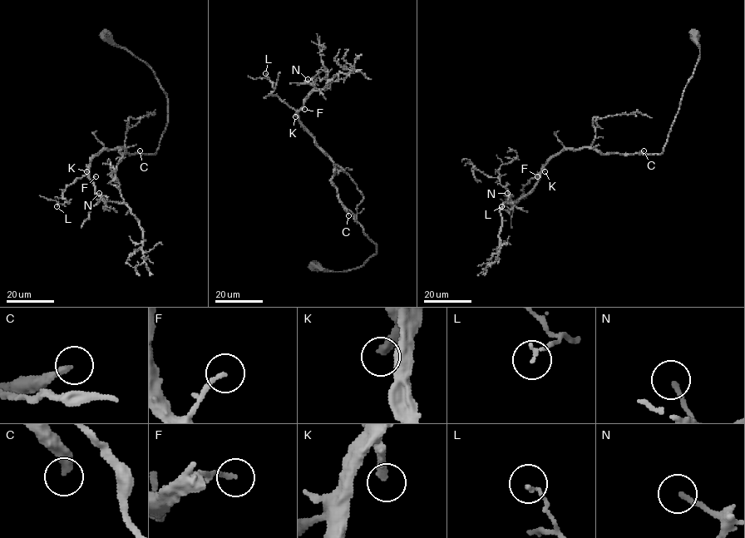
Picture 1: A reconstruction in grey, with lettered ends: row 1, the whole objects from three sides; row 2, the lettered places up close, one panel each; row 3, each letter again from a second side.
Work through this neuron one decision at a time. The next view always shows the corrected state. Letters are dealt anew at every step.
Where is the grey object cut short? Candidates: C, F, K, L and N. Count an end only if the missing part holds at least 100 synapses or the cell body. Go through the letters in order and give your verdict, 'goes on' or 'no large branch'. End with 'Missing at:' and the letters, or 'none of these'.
C: goes on
F: no large branch
K: no large branch
L: no large branch
N: no large branch
Missing at: C

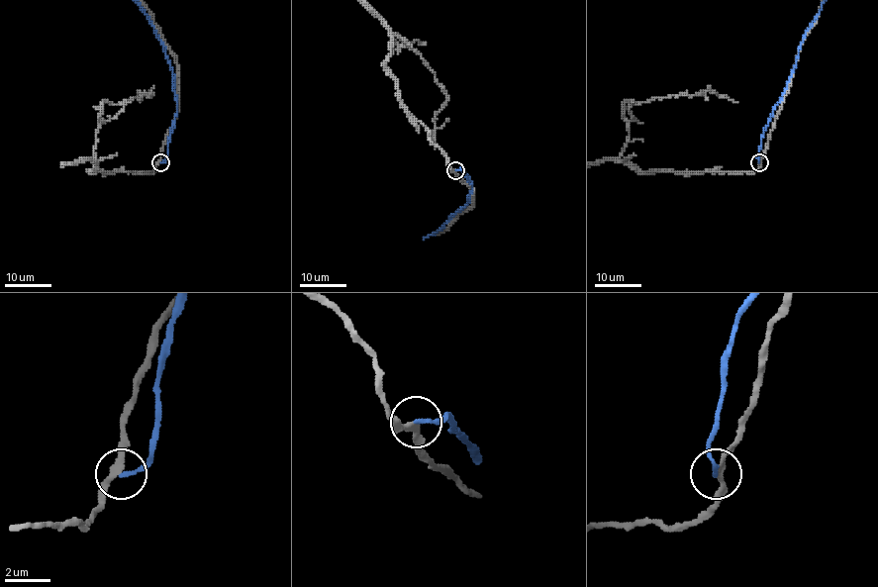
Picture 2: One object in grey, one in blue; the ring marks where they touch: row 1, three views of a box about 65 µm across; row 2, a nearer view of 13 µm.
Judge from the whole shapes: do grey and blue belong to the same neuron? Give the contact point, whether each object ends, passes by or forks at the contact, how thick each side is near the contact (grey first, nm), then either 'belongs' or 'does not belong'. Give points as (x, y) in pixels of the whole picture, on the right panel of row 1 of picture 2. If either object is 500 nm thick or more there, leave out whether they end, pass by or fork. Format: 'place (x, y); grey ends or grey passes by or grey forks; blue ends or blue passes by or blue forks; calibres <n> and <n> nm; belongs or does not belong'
place (759, 162); grey passes by; blue ends; calibres 200 and 150 nm; does not belong

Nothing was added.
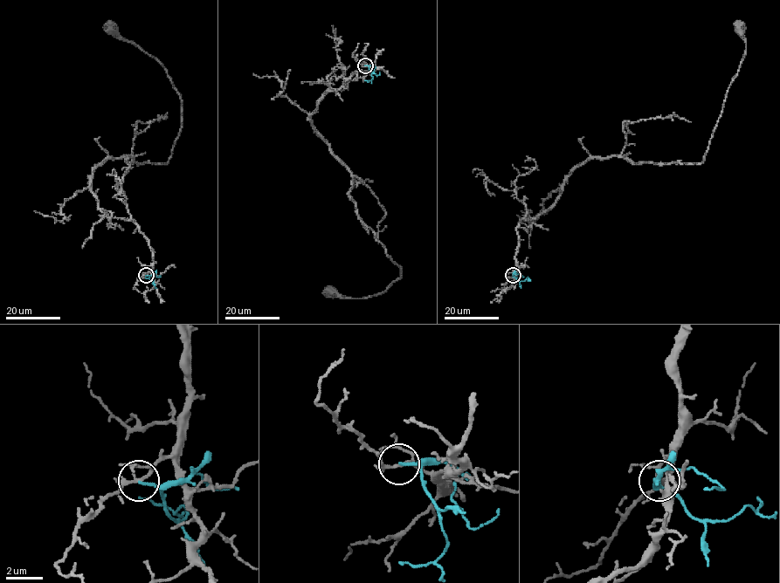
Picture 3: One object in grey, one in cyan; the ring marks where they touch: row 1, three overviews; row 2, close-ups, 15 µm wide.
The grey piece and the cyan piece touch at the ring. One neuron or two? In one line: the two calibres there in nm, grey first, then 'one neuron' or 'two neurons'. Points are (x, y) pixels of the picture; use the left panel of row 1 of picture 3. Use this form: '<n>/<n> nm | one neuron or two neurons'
150/150 nm | two neurons

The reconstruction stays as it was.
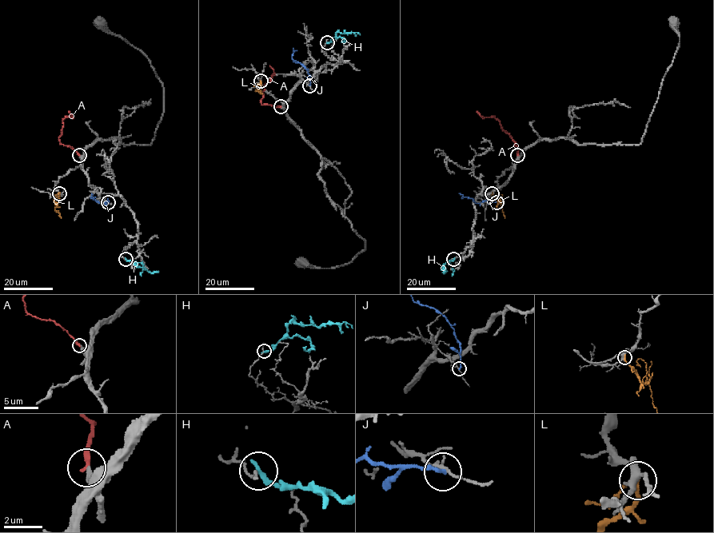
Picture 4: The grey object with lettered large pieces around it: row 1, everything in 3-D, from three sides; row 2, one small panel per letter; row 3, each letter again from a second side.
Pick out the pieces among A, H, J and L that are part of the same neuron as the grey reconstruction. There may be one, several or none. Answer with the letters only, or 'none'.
none

